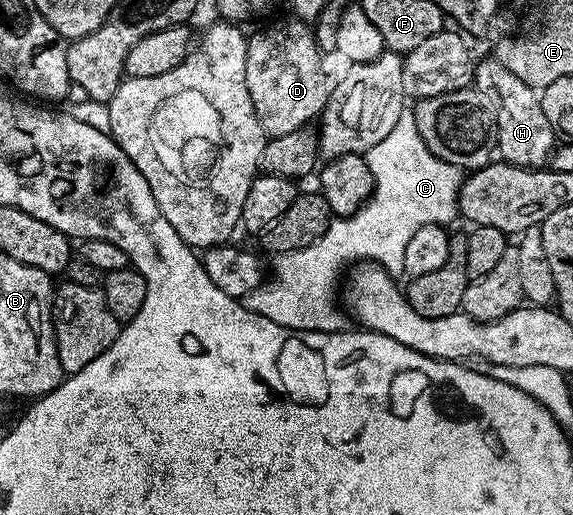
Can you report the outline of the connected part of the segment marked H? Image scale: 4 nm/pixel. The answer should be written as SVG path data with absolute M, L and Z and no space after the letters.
M489 57L476 64L475 87L489 100L497 117L497 146L500 158L516 167L541 169L548 164L553 153L555 136L551 121L543 114L540 94L529 87L515 73L503 69L496 57Z

